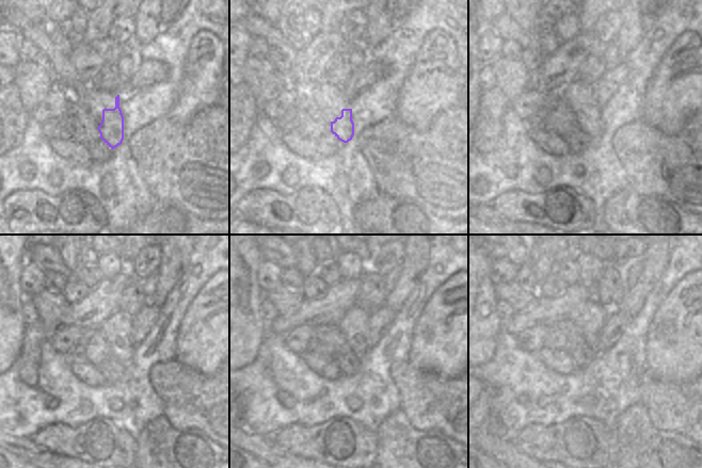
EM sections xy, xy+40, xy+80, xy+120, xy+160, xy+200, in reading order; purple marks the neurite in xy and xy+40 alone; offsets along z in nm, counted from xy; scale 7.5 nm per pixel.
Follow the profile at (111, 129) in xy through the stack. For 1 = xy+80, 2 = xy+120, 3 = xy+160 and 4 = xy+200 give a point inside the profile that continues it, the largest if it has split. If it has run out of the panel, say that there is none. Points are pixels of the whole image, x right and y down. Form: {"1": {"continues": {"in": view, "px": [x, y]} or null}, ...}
{"1": {"continues": {"in": "xy+80", "px": [591, 124]}}, "2": {"continues": {"in": "xy+120", "px": [116, 328]}}, "3": {"continues": {"in": "xy+160", "px": [354, 325]}}, "4": {"continues": {"in": "xy+200", "px": [590, 321]}}}

